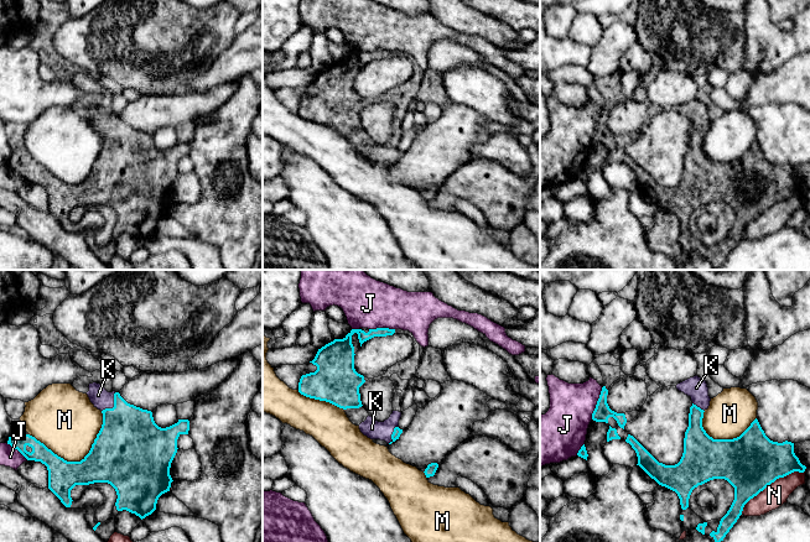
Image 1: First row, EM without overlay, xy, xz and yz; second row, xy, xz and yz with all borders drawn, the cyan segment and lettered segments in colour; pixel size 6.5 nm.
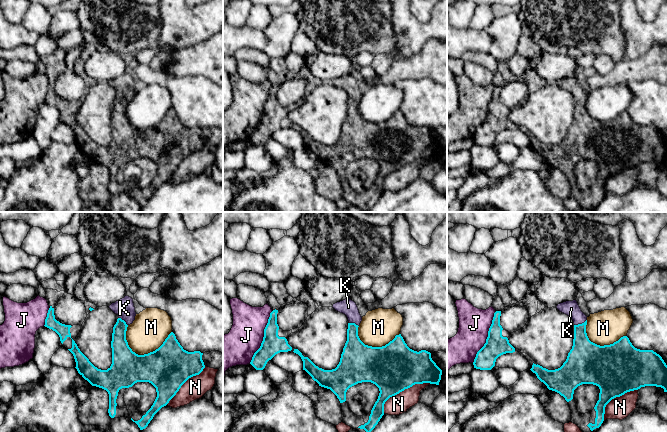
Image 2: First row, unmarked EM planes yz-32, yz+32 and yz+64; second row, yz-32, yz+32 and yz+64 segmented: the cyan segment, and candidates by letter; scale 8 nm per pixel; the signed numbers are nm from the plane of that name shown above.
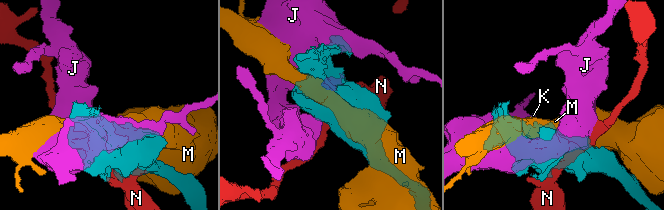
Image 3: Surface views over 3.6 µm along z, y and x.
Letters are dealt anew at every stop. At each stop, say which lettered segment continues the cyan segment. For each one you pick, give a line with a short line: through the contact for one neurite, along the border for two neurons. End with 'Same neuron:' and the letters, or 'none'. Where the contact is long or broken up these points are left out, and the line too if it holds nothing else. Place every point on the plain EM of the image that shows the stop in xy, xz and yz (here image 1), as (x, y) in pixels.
K: line xy (129, 162), (114, 128), (104, 124), (98, 118)
Same neuron: K

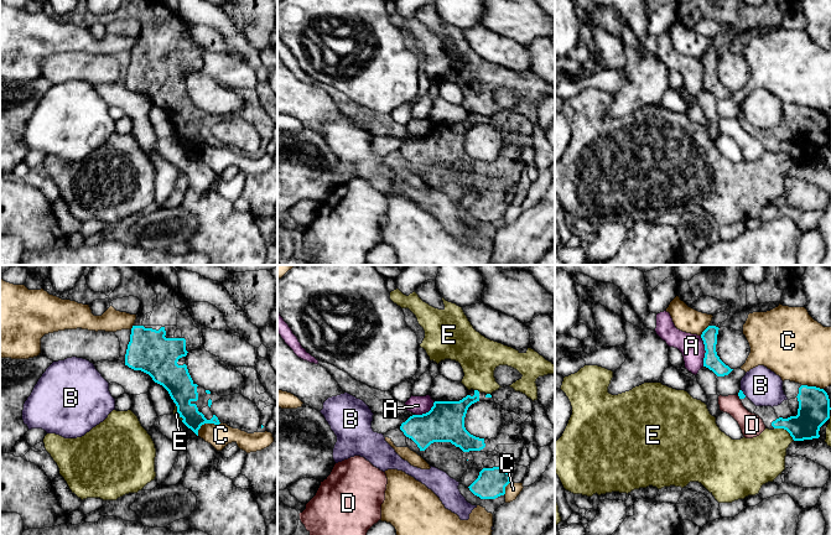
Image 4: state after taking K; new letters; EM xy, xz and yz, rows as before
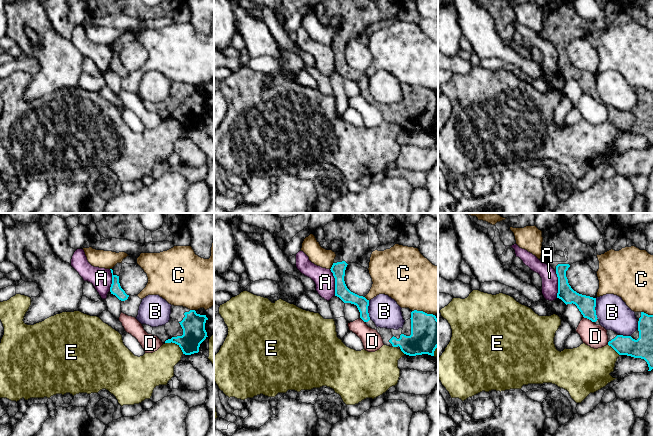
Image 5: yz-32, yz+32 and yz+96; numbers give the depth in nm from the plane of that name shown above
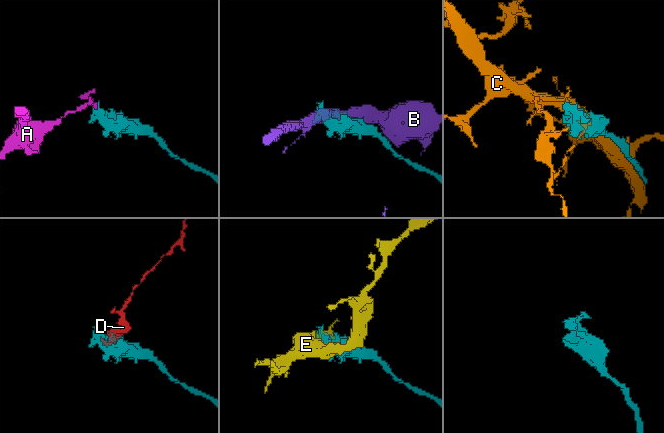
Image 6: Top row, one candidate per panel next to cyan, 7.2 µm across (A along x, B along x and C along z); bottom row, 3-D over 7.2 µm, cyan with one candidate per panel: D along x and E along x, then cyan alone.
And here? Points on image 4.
Same neuron: none

